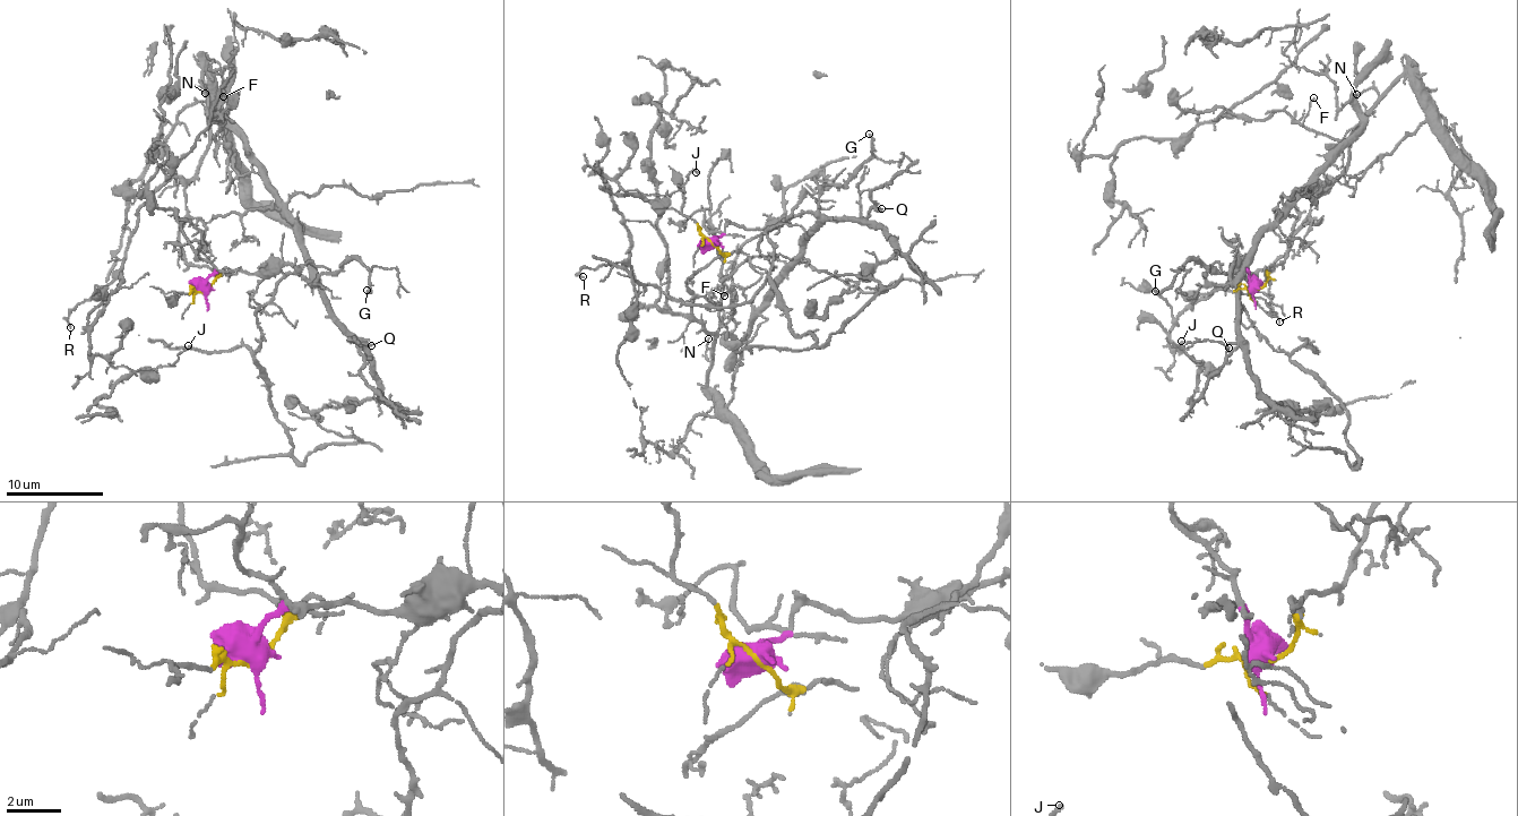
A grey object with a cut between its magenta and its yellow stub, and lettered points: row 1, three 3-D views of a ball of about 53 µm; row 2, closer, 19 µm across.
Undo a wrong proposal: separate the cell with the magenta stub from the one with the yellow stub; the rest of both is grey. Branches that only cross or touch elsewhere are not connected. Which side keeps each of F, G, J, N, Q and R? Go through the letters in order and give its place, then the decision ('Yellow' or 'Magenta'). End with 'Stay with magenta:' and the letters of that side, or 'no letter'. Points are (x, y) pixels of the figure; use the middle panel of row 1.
F: Place: (724, 295). Yellow
G: Place: (869, 134). Magenta
J: Place: (696, 172). Yellow
N: Place: (708, 338). Yellow
Q: Place: (881, 208). Magenta
R: Place: (583, 276). Yellow
Stay with magenta: G, Q

